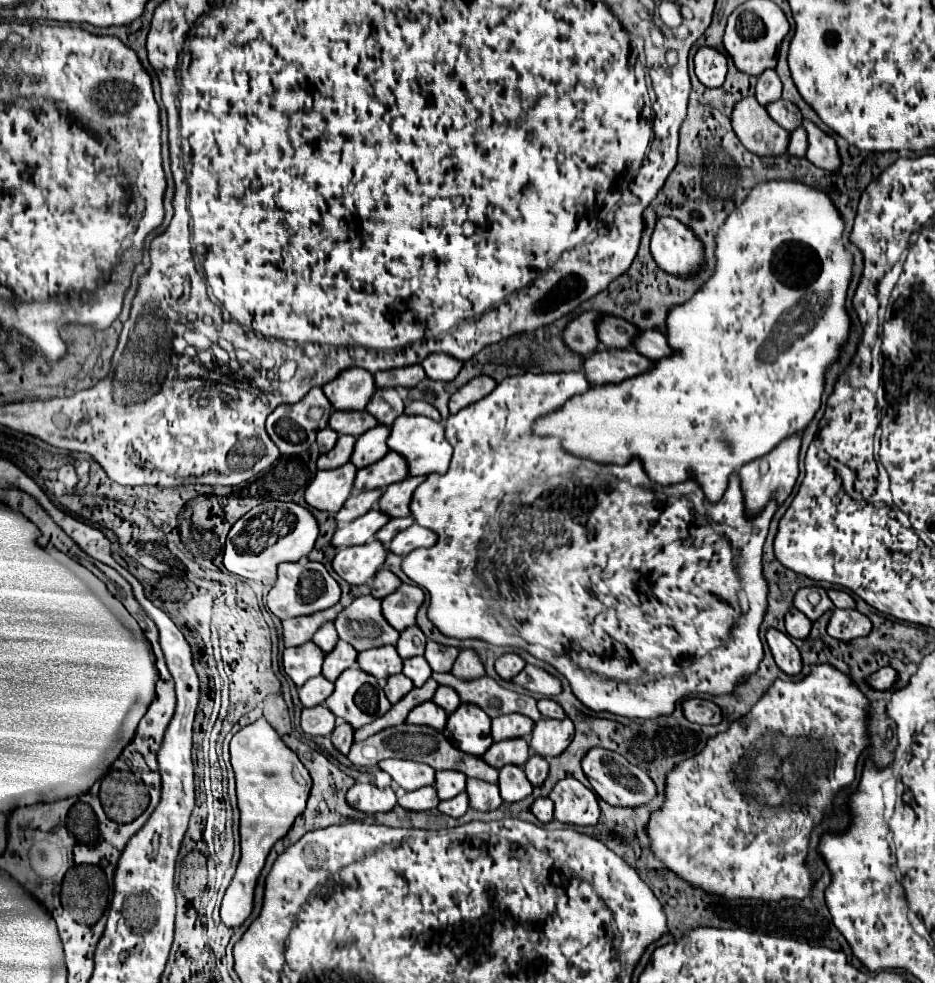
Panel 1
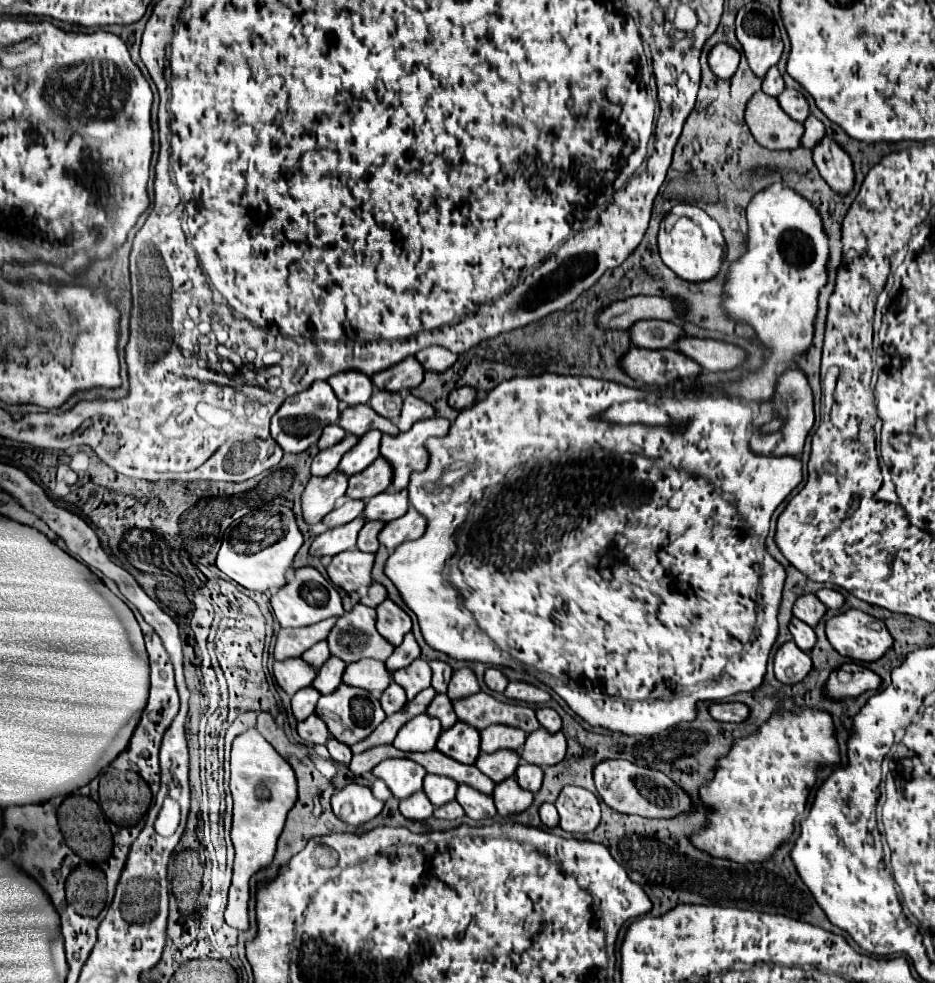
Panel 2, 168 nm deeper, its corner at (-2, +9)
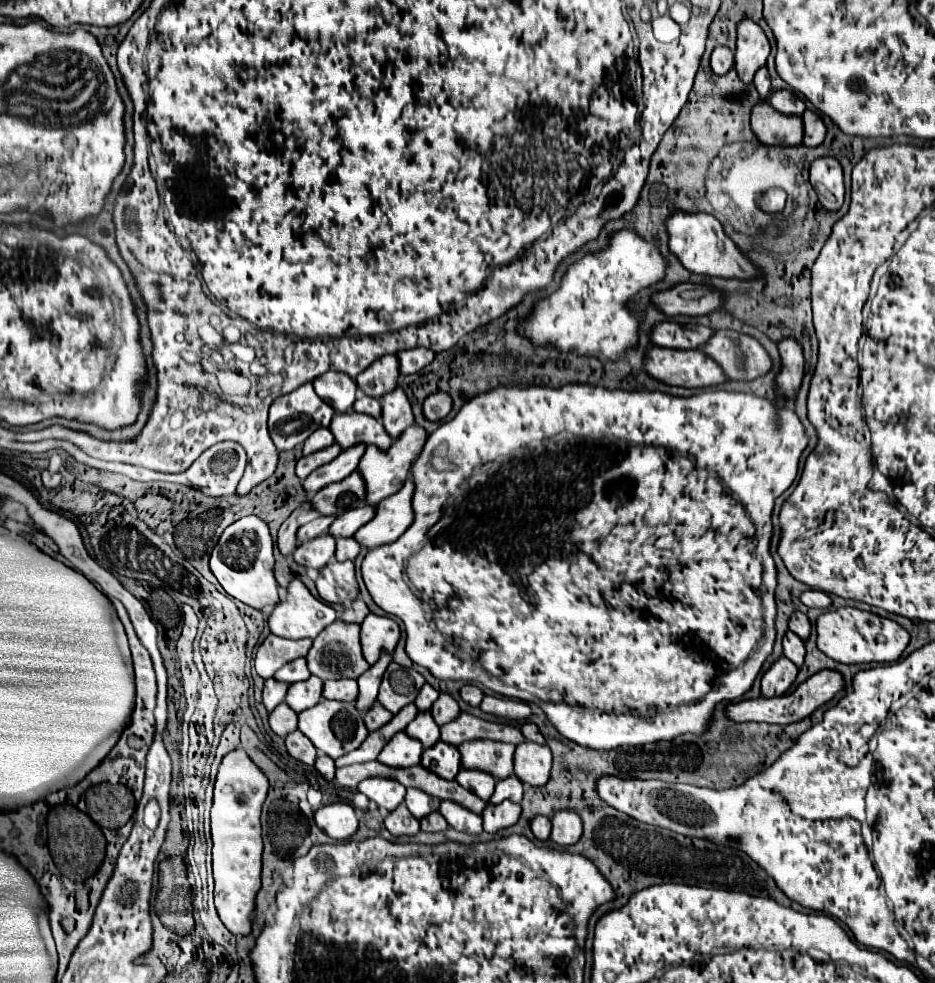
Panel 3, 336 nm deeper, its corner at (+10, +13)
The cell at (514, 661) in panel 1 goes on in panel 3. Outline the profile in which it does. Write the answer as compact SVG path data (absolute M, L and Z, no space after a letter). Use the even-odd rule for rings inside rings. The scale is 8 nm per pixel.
M465 683L463 687L461 687L461 699L463 701L467 701L469 705L479 705L481 703L481 699L483 699L483 691L477 687L477 685L471 685L471 683Z

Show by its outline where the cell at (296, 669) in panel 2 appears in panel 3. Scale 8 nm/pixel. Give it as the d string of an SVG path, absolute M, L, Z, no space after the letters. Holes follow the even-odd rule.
M275 677L265 681L265 689L263 689L263 703L267 707L267 711L273 711L287 695L289 685L283 685L283 681L275 681Z

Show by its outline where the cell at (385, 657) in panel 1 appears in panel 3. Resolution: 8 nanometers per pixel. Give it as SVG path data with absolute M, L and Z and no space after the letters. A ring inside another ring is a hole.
M331 679L331 681L325 681L323 685L323 697L327 699L343 699L343 701L353 701L357 695L359 695L359 689L357 689L357 679Z

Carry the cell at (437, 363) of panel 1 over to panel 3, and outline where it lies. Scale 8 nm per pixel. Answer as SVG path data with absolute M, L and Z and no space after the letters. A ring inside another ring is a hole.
M407 349L407 351L399 351L399 369L401 375L411 375L417 373L419 369L423 369L425 365L431 363L431 357L435 357L435 353L431 353L431 349Z

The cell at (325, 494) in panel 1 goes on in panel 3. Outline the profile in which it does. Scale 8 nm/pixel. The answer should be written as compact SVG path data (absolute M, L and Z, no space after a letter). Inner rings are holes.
M309 499L305 501L305 505L297 507L297 509L285 519L285 523L283 523L281 529L279 529L277 545L279 545L279 549L281 549L283 555L291 555L291 553L295 551L295 547L297 547L297 529L299 529L297 517L299 517L299 513L303 513L303 511L311 511L311 501L309 501Z

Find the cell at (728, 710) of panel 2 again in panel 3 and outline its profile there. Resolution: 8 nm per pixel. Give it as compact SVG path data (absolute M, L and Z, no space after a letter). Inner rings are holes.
M821 669L819 673L815 673L815 677L809 677L807 681L803 681L793 693L789 695L781 695L781 697L759 697L759 699L745 699L739 703L729 703L725 707L725 715L733 721L765 721L765 723L779 723L779 725L789 725L795 723L803 717L809 717L817 707L825 705L827 701L831 701L839 691L845 689L845 679L839 671L833 669Z

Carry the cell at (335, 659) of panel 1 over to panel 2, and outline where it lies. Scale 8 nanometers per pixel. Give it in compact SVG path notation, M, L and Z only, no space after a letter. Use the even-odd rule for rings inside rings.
M329 657L327 665L323 665L323 669L319 669L319 673L317 673L315 681L311 683L311 687L317 689L321 695L333 693L341 685L343 669L345 669L345 665L341 661L335 661L335 657Z

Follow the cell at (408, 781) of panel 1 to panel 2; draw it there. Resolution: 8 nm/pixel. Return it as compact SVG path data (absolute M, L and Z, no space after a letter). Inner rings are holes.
M387 759L373 769L373 777L381 779L397 799L407 799L423 787L423 769L411 759Z

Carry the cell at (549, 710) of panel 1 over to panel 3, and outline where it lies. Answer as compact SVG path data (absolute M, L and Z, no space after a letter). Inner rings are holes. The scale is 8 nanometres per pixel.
M521 723L521 733L525 735L525 739L527 741L535 741L535 743L545 743L545 739L543 739L543 735L541 735L541 731L539 731L539 727L535 725L535 723Z

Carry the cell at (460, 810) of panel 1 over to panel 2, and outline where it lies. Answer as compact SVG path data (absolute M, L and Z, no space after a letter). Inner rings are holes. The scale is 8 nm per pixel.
M451 801L451 803L435 809L433 817L435 819L459 819L459 817L463 817L463 809L461 809L461 805L457 801Z

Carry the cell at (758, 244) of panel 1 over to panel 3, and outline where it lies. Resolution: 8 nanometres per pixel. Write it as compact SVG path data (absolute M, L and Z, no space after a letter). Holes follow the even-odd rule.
M769 189L763 197L759 197L759 209L767 213L781 213L785 209L787 193L783 189Z

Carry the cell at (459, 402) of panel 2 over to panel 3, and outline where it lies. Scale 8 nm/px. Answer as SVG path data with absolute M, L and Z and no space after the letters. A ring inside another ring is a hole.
M433 393L425 399L423 403L423 413L429 421L439 421L439 419L445 419L451 411L451 395L449 393Z

